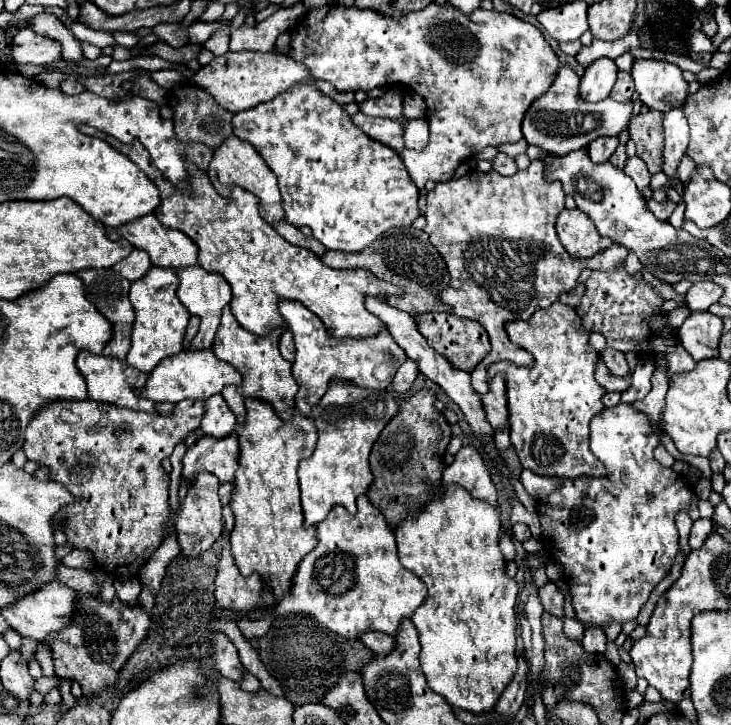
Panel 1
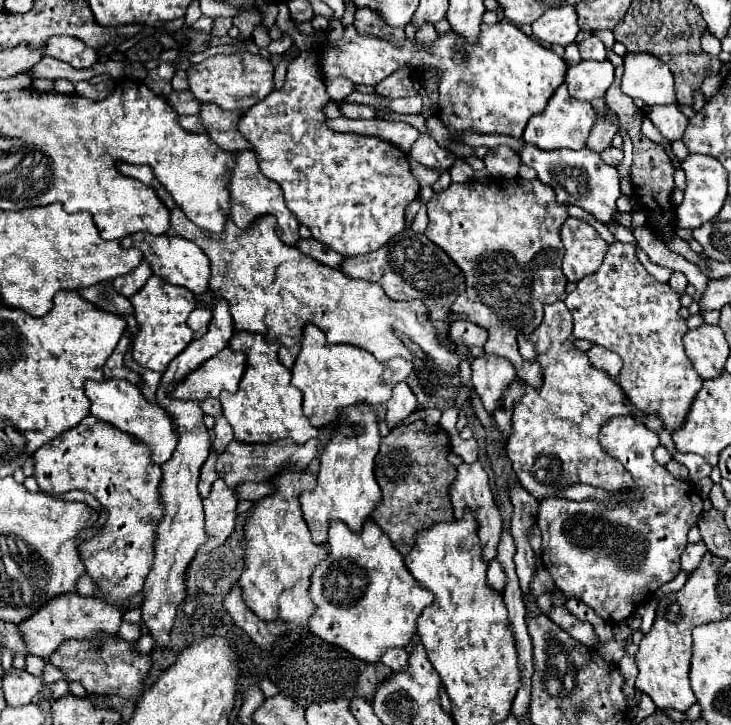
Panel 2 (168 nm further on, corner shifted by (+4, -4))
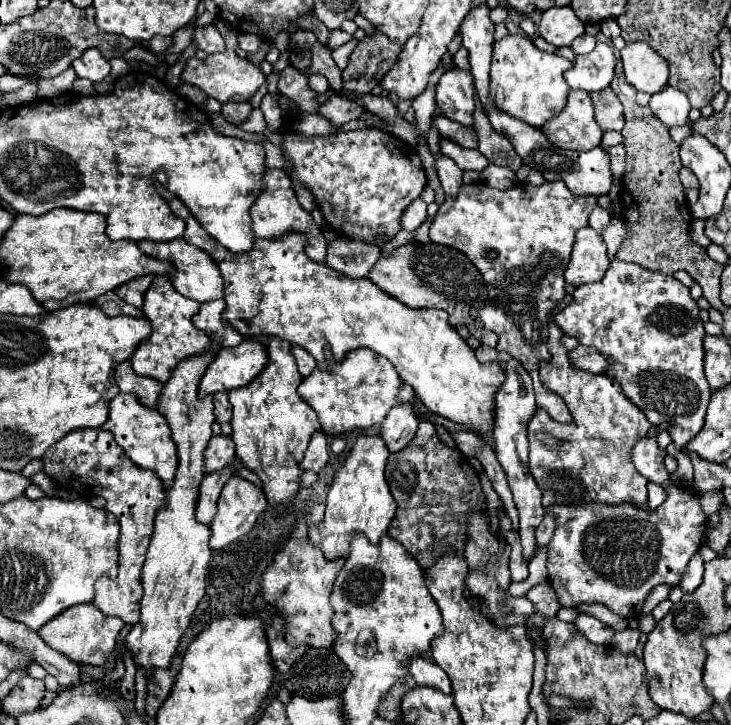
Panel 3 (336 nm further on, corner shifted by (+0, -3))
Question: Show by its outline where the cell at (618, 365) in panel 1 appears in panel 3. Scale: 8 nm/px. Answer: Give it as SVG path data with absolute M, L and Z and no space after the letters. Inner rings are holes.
M577 345L573 351L569 351L569 357L571 357L571 365L579 371L603 373L609 365L607 357L597 353L593 347L585 347L585 345Z

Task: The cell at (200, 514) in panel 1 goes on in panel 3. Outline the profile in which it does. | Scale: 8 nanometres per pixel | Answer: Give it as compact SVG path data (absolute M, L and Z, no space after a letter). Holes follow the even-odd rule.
M237 475L231 477L221 491L217 517L211 523L211 549L221 549L249 533L265 507L267 499L257 485Z

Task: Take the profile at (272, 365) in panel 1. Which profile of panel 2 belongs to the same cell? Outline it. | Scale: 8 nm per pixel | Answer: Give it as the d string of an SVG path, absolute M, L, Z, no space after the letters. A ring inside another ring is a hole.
M233 332L233 338L229 340L229 350L243 352L247 356L247 366L239 382L239 390L235 394L222 391L219 396L223 416L233 426L235 440L239 442L267 444L281 438L293 438L297 444L303 444L317 436L317 428L313 428L303 416L301 390L291 384L291 370L287 370L277 360L279 346L279 342L267 344L261 334L251 332Z

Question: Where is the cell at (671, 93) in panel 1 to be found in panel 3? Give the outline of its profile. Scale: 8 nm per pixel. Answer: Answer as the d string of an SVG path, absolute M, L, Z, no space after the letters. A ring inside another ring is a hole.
M637 41L627 43L621 49L621 59L625 65L627 83L643 93L659 93L667 85L669 67L667 61L657 55L649 45Z

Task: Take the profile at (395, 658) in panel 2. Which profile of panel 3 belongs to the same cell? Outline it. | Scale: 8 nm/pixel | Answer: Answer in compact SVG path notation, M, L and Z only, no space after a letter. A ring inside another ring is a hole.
M417 657L409 665L409 673L415 677L417 685L435 687L437 691L451 693L451 683L449 683L447 673L443 669L439 669L439 665L435 665L433 661L427 661L427 659Z

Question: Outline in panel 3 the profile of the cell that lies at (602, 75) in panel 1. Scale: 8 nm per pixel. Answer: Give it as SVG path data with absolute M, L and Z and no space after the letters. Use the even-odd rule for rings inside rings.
M597 43L597 47L591 53L579 55L575 59L575 65L565 73L565 81L571 89L583 89L589 93L601 91L609 87L613 79L613 67L613 49L605 43Z

